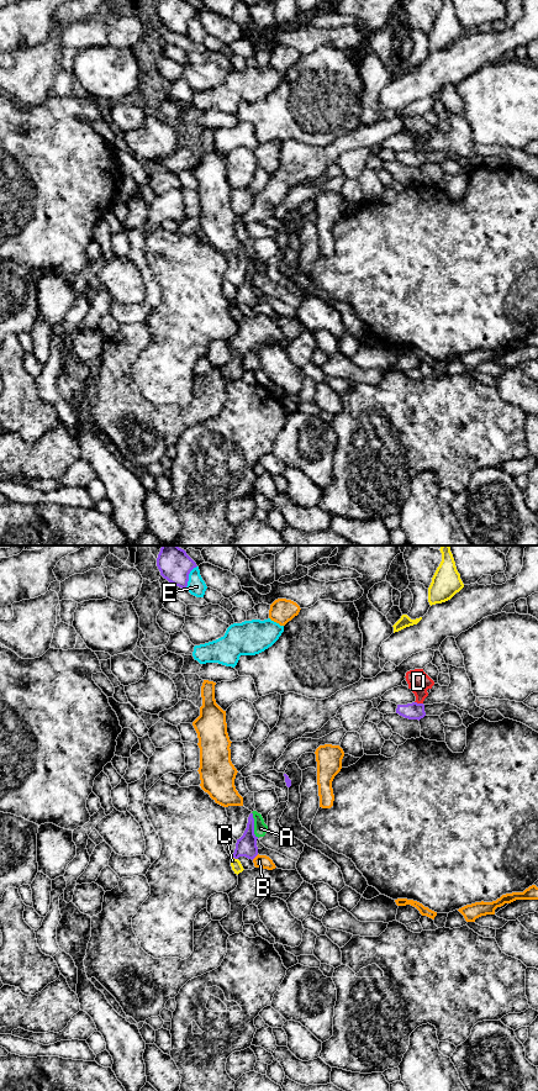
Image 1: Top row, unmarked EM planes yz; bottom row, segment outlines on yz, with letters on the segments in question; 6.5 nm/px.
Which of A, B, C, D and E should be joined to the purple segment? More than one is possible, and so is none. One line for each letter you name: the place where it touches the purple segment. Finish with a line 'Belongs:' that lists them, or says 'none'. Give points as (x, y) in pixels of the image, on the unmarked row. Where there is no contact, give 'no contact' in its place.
Belongs: none

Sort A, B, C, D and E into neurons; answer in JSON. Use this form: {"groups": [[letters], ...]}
{"groups": [["A"], ["B"], ["C"], ["D"], ["E"]]}

